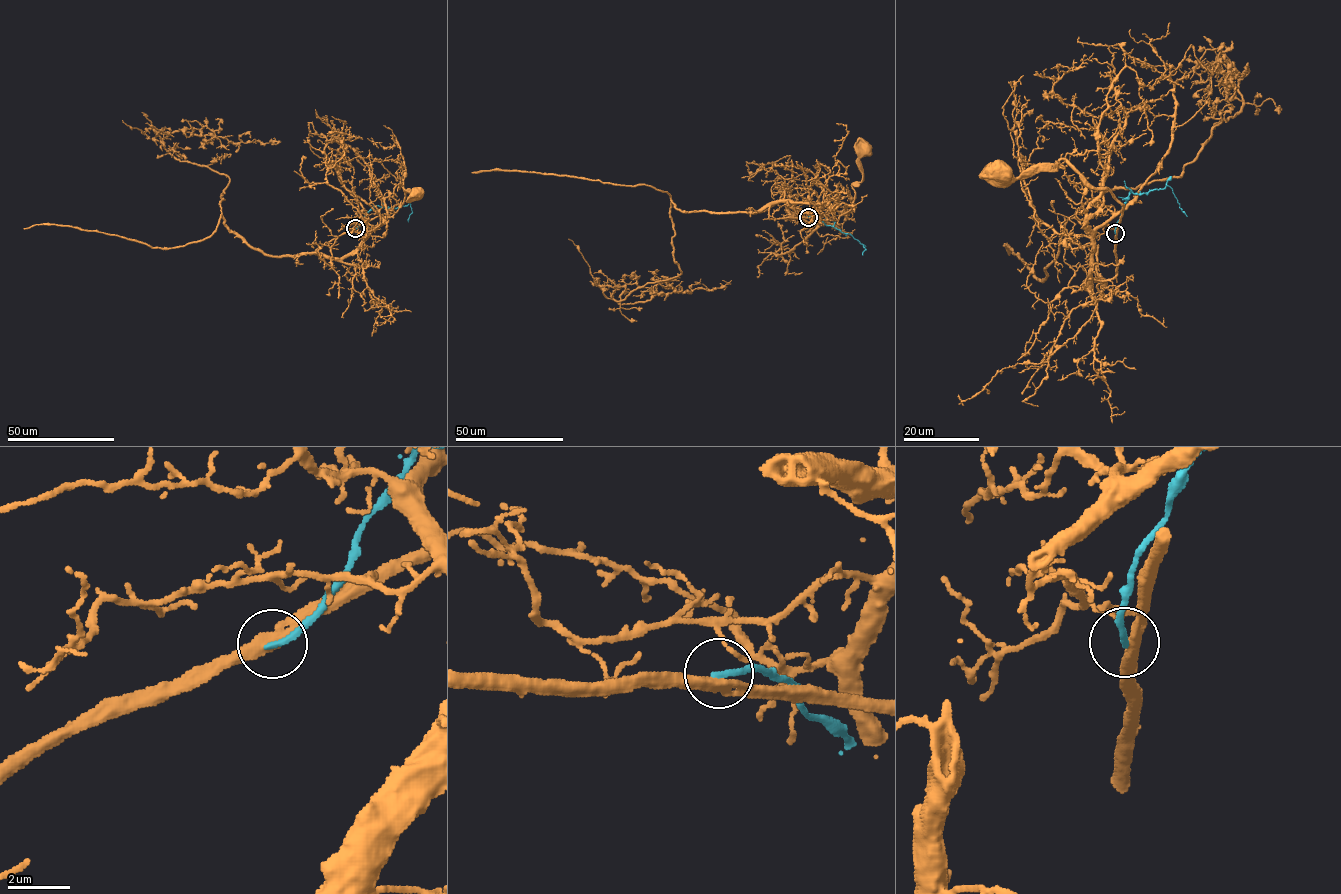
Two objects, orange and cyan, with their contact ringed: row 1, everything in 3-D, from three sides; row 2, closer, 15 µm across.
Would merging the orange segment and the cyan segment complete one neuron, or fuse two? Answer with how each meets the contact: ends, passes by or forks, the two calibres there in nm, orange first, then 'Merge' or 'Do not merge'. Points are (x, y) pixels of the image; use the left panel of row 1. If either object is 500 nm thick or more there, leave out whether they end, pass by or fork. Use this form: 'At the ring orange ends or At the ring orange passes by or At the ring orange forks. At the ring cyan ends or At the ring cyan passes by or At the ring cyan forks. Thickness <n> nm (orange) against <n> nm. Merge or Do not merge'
At the ring orange passes by. At the ring cyan ends. Thickness 400 nm (orange) against 200 nm. Do not merge

